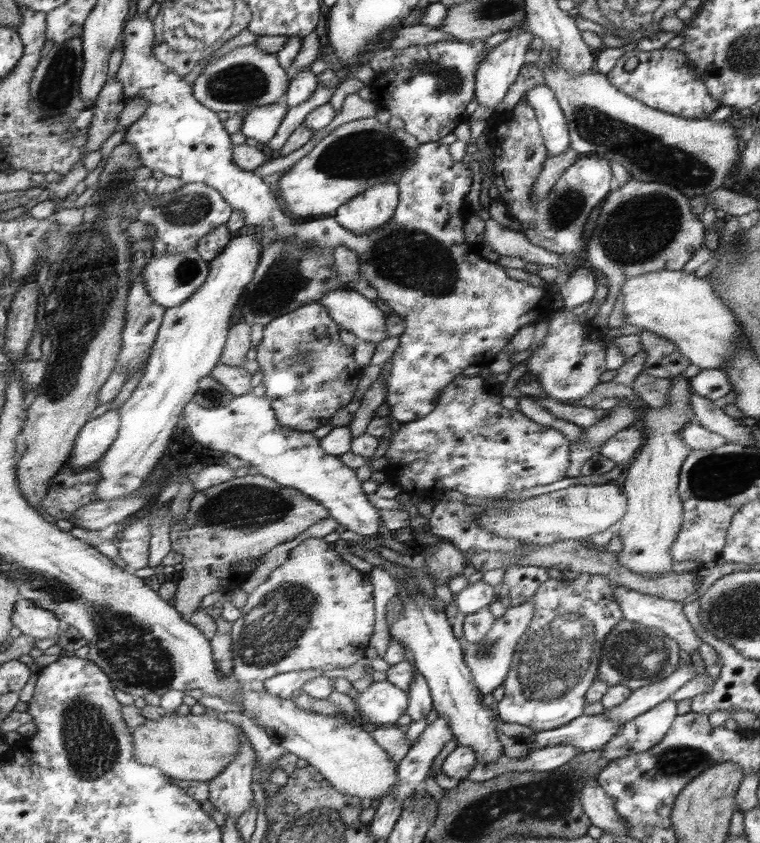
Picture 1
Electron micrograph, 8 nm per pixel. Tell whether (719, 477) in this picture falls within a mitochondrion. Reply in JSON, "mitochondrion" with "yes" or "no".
{"mitochondrion":"yes"}

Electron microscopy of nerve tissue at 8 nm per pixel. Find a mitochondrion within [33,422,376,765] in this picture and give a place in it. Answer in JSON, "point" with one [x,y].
{"point":[273,631]}

